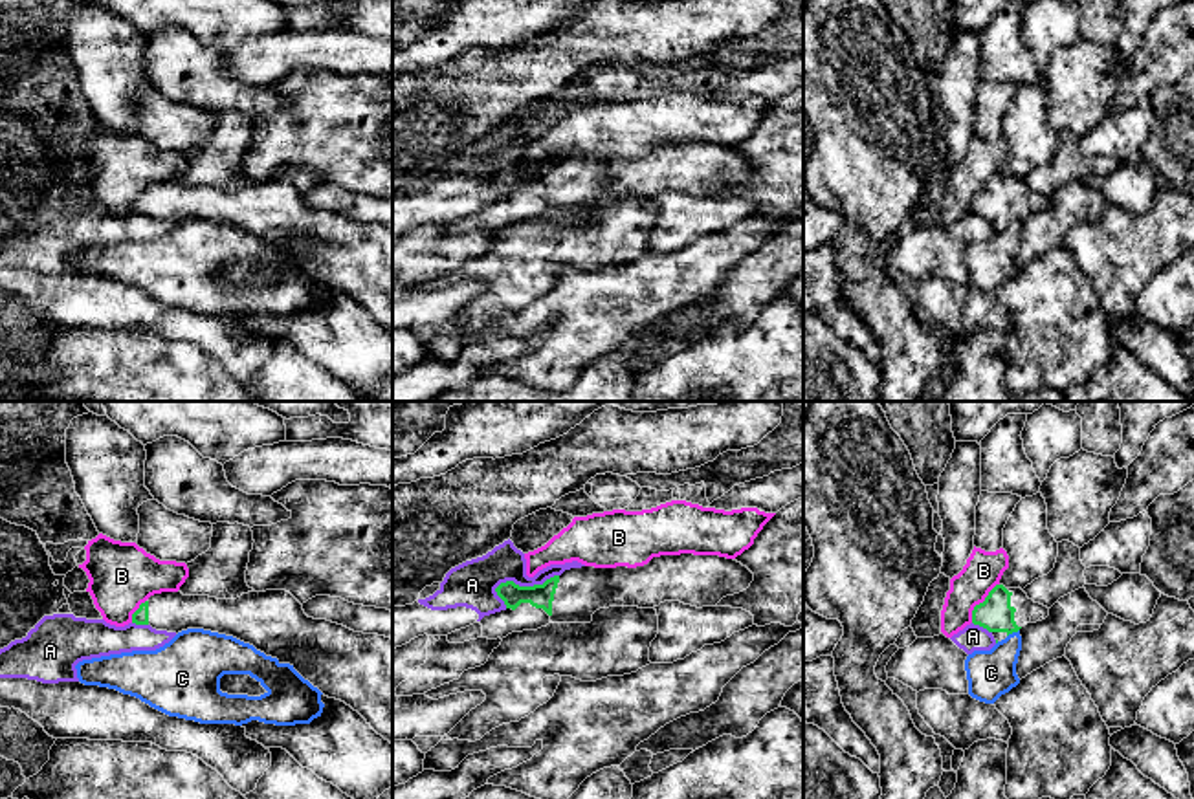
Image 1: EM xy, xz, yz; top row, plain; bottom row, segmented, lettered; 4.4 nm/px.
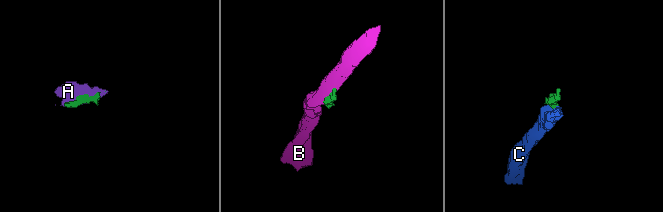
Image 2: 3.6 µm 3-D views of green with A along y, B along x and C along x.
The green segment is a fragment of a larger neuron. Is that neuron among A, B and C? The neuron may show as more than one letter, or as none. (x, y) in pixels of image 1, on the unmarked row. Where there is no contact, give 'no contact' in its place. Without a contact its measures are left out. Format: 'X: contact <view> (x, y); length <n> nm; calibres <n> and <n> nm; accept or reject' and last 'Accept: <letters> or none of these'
A: contact xz (525, 176); length 300 nm; calibres 110 and 200 nm; reject
B: contact yz (980, 193); length 220 nm; calibres 150 and 160 nm; reject
C: contact yz (1013, 220); length 70 nm; calibres 150 and 200 nm; reject
Accept: none of these

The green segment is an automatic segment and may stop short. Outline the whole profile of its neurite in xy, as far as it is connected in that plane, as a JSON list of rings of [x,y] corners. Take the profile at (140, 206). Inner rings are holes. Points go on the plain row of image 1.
[[[286,180],[248,181],[237,189],[161,181],[139,194],[132,203],[132,213],[176,224],[187,218],[204,218],[249,233],[266,246],[277,247],[279,253],[290,253],[325,286],[350,295],[392,334],[391,227],[354,222],[326,209],[308,207],[303,194]]]

